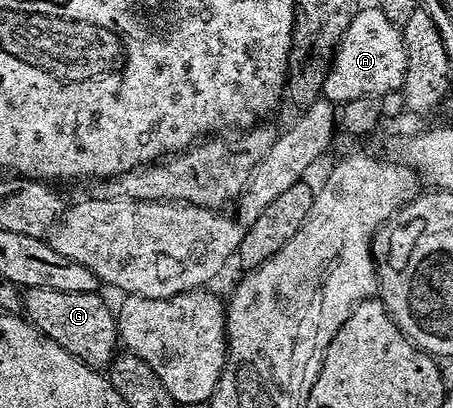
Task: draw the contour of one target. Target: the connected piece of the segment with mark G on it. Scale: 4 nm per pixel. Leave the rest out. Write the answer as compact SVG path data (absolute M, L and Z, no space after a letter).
M37 286L22 293L22 311L31 325L53 338L61 350L69 350L73 358L85 362L90 368L103 370L115 359L121 341L116 313L112 305L110 308L101 297L99 292L49 290L45 286Z

